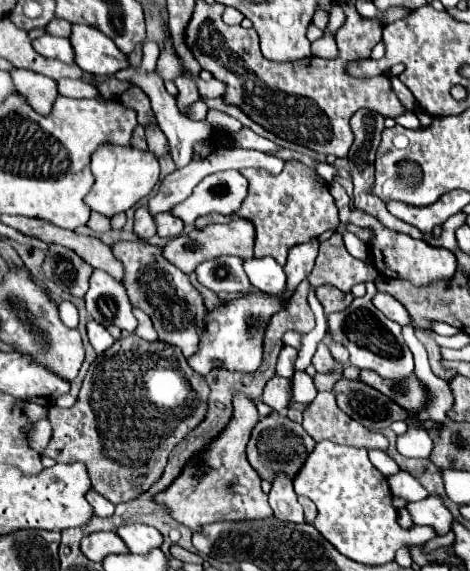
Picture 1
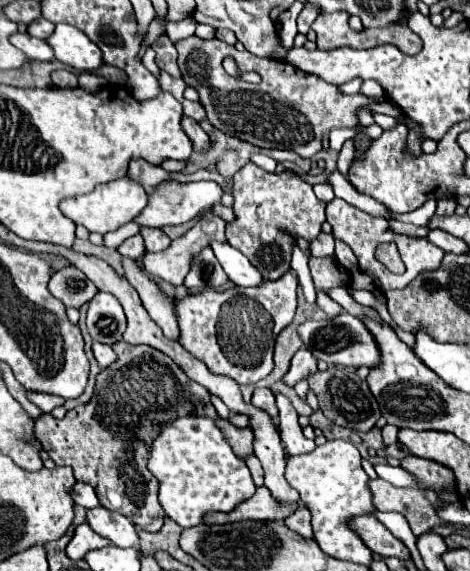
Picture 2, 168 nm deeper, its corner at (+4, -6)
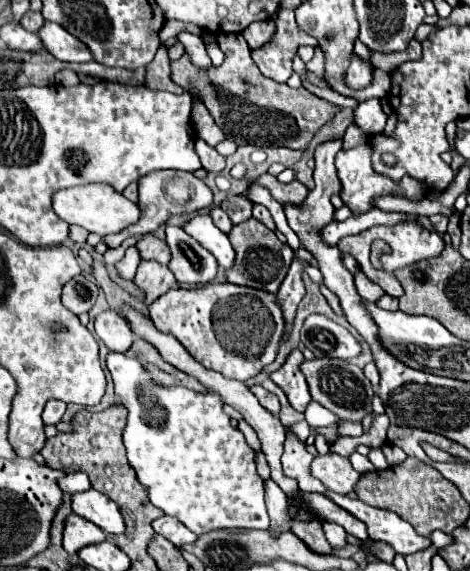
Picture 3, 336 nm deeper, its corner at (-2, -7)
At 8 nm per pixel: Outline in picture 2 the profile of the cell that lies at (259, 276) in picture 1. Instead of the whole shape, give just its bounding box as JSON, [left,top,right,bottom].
[211,241,263,287]

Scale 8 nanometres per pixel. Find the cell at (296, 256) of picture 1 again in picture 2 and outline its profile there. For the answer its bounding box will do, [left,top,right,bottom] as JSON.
[173,273,297,385]

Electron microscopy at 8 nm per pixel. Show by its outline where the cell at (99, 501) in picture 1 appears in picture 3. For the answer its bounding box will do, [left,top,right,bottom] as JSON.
[59,472,91,494]

